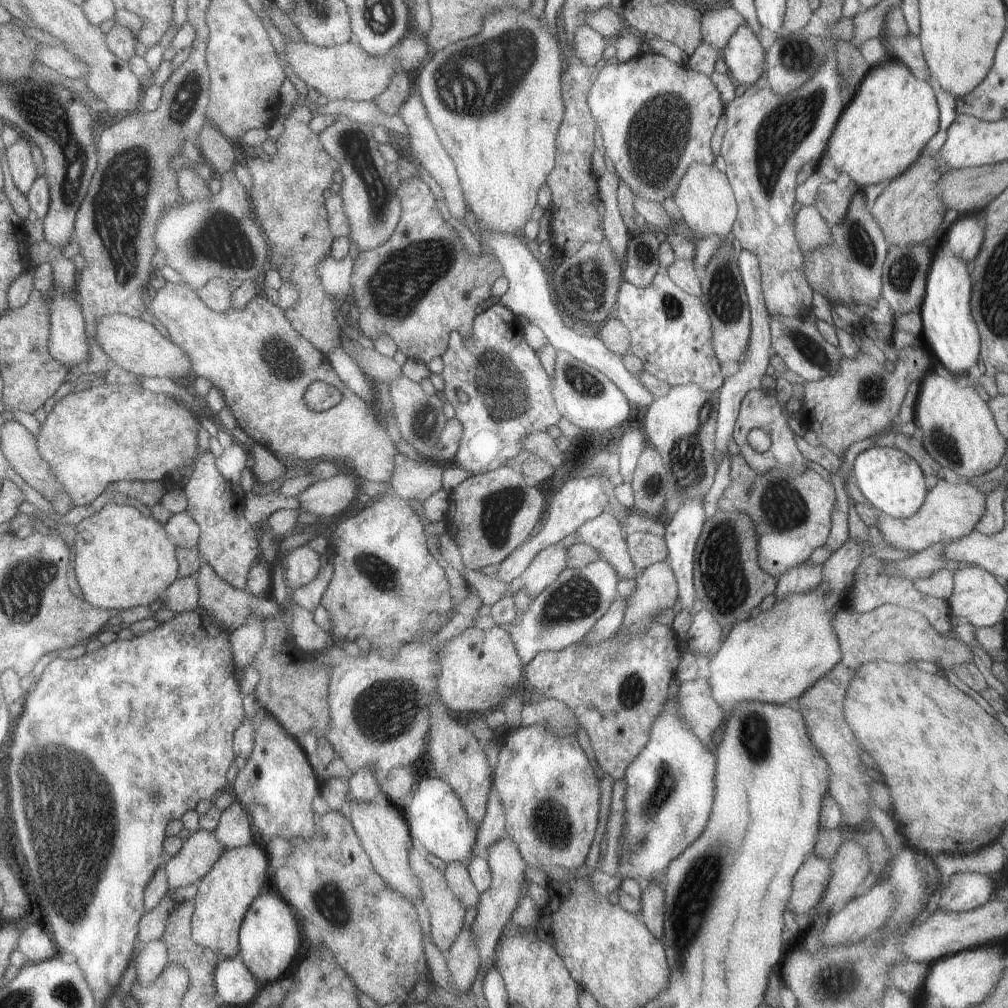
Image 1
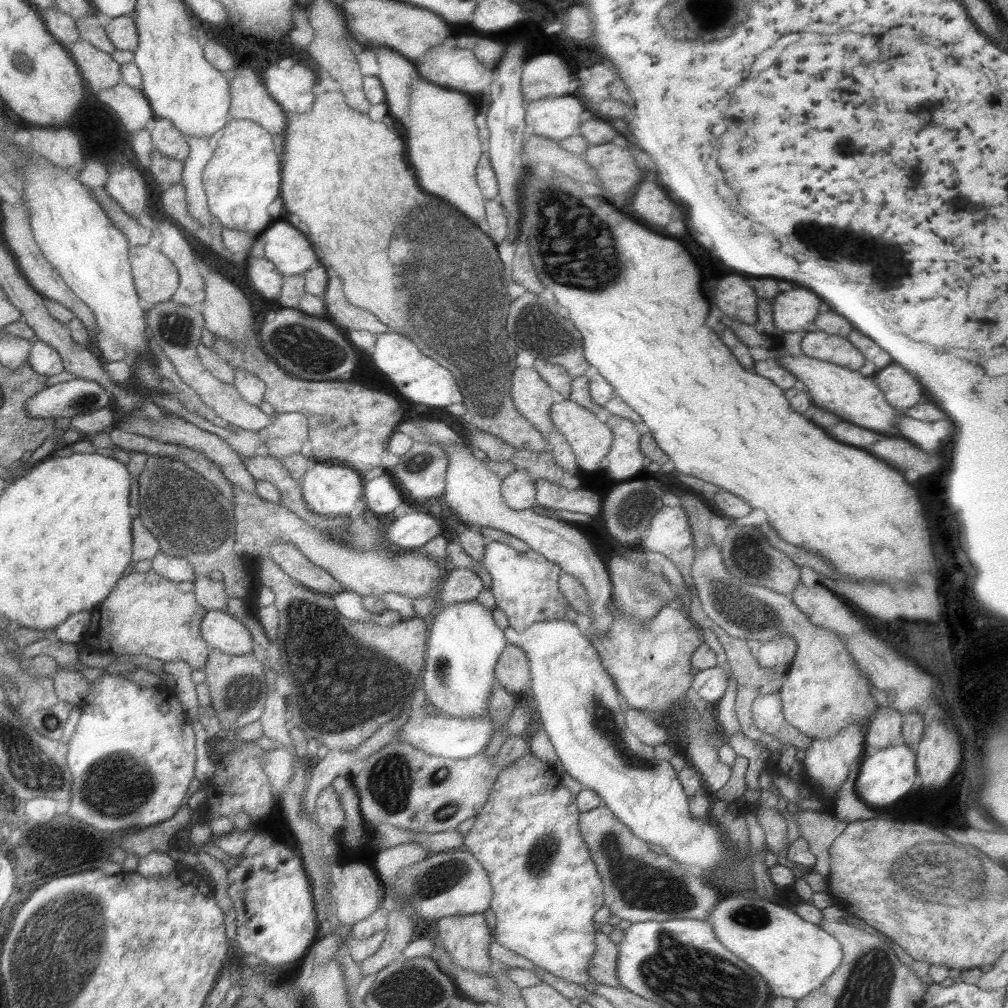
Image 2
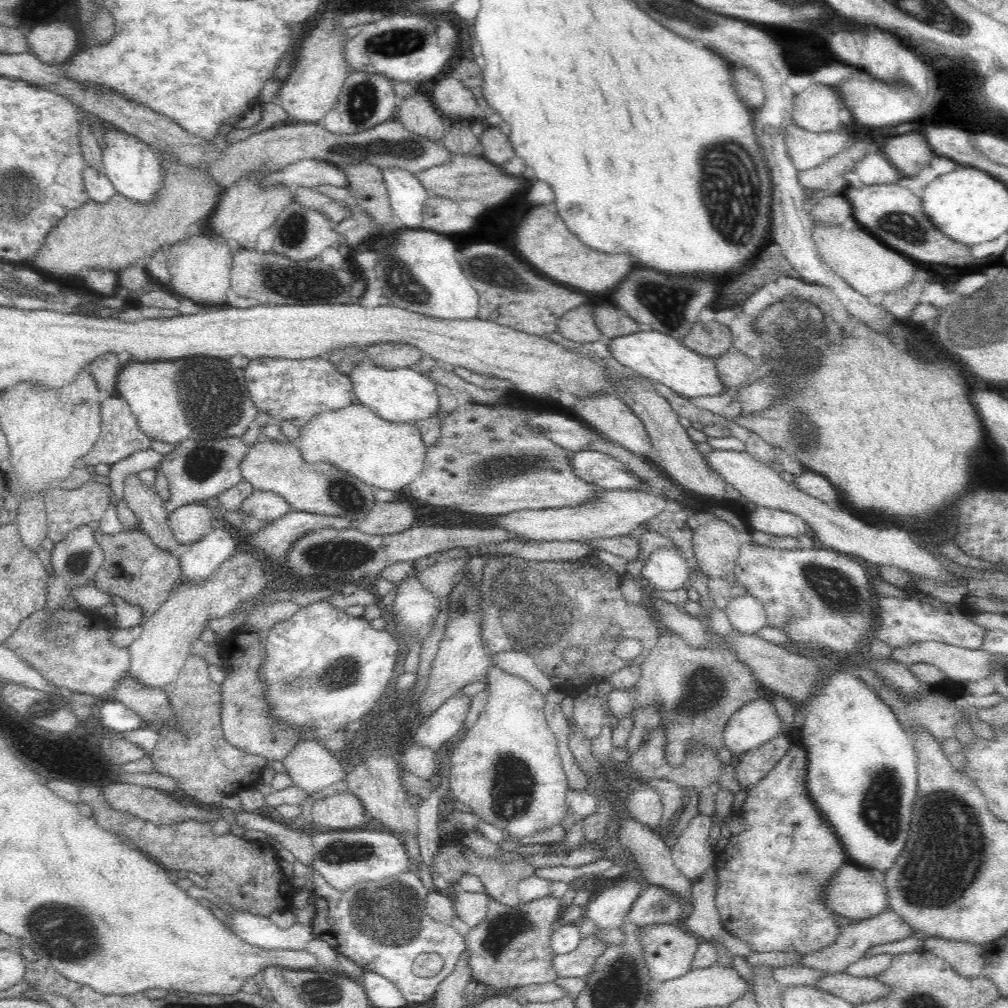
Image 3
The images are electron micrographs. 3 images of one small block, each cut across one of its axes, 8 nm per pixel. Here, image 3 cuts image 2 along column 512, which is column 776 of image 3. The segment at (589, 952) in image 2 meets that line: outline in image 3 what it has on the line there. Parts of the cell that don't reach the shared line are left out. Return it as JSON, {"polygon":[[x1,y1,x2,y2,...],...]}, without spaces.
{"polygon":[[794,740,792,748,772,768,772,772,746,792,740,812,746,828,742,834,732,836,716,856,716,910,720,922,734,938,748,942,752,952,800,952,806,956,828,948,842,932,840,924,836,924,836,914,824,906,820,894,832,874,850,860,838,836,810,800,806,774,804,746,800,740]]}

